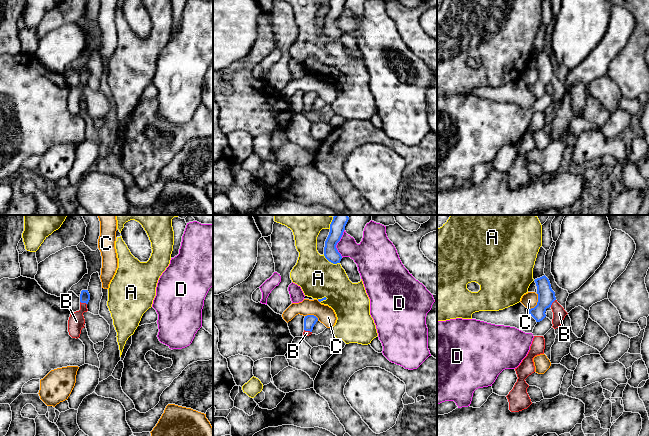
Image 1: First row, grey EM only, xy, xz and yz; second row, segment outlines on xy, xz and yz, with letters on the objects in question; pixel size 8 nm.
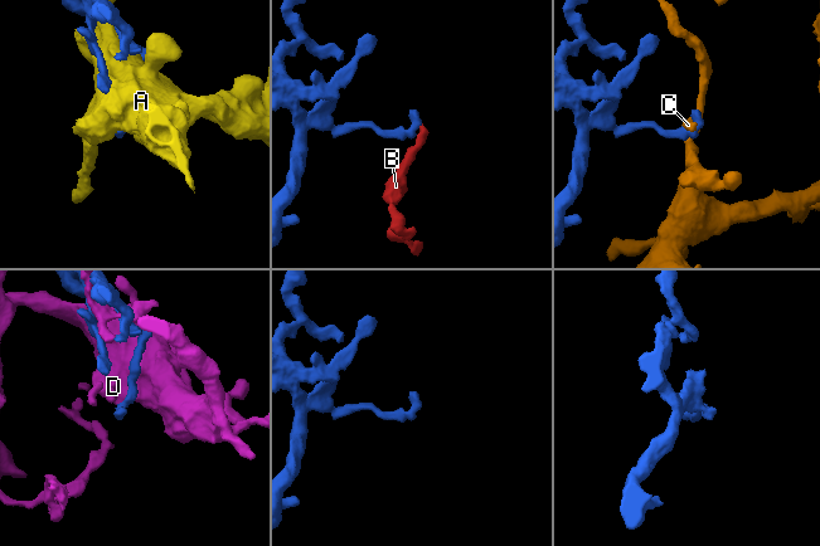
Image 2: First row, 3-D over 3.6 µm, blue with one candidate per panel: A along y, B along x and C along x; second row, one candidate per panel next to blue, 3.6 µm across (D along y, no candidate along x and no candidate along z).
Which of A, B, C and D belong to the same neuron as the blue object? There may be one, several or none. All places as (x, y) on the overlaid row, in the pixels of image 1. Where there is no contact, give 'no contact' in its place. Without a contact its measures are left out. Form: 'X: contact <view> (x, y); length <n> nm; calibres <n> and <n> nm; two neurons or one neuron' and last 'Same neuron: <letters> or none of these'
A: contact xz (331, 262); length 150 nm; calibres 120 and 320 nm; two neurons
B: contact yz (552, 302); length 80 nm; calibres 140 and 100 nm; one neuron
C: contact yz (537, 303); length 150 nm; calibres 140 and 120 nm; two neurons
D: contact xz (337, 242); length 240 nm; calibres 120 and 200 nm; two neurons
Same neuron: B

